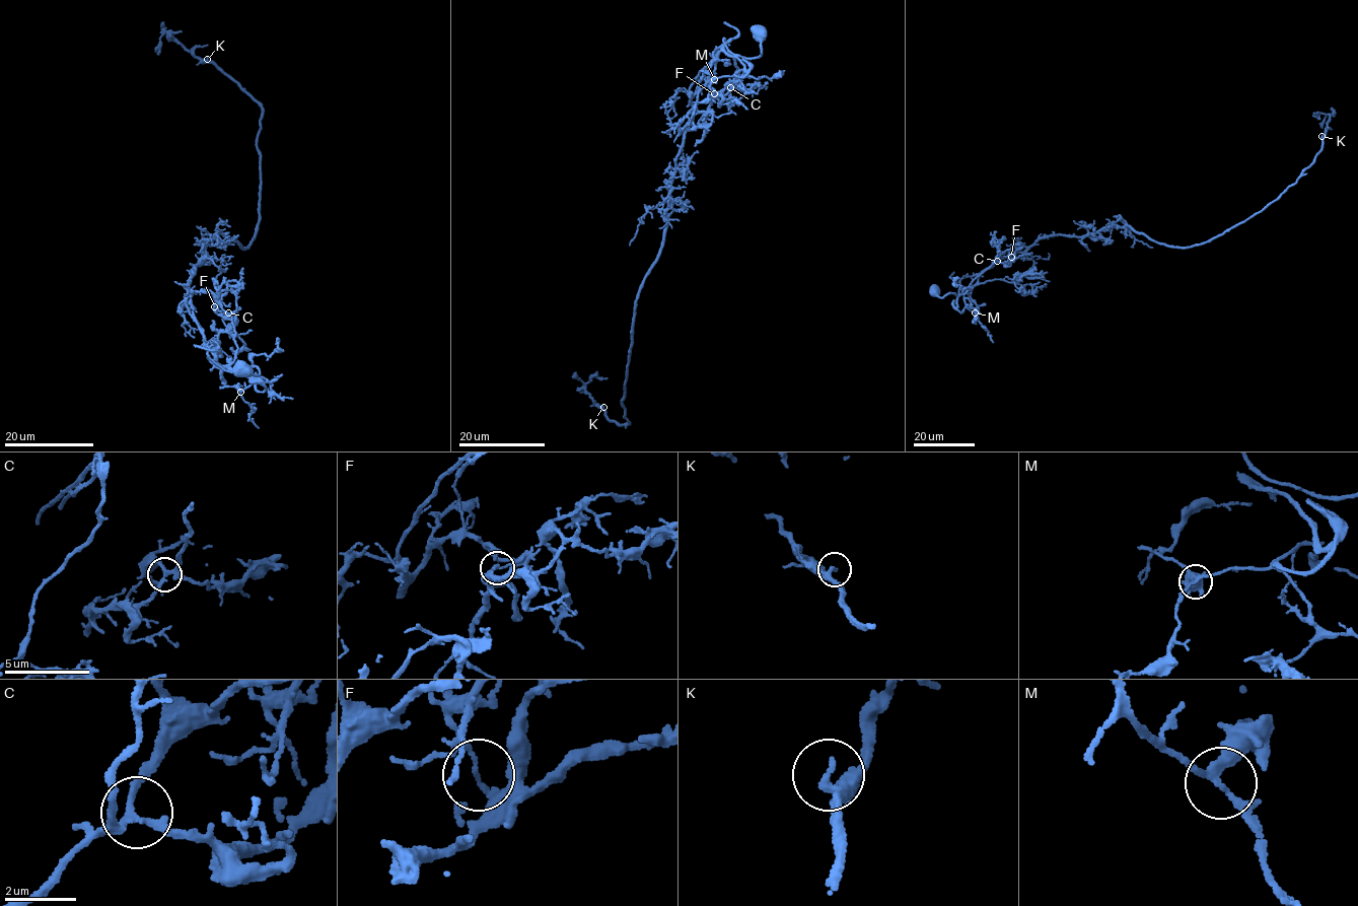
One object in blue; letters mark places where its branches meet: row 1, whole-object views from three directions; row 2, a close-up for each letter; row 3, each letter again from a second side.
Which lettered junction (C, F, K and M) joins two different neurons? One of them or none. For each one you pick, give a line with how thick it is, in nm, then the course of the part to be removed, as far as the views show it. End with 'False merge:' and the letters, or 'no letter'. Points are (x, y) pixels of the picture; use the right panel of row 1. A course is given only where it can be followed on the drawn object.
F: 150 nm | (1011, 257), (1005, 265), (995, 262), (961, 291), (1019, 277), (1014, 279), (1016, 287), (1029, 290)
False merge: F

